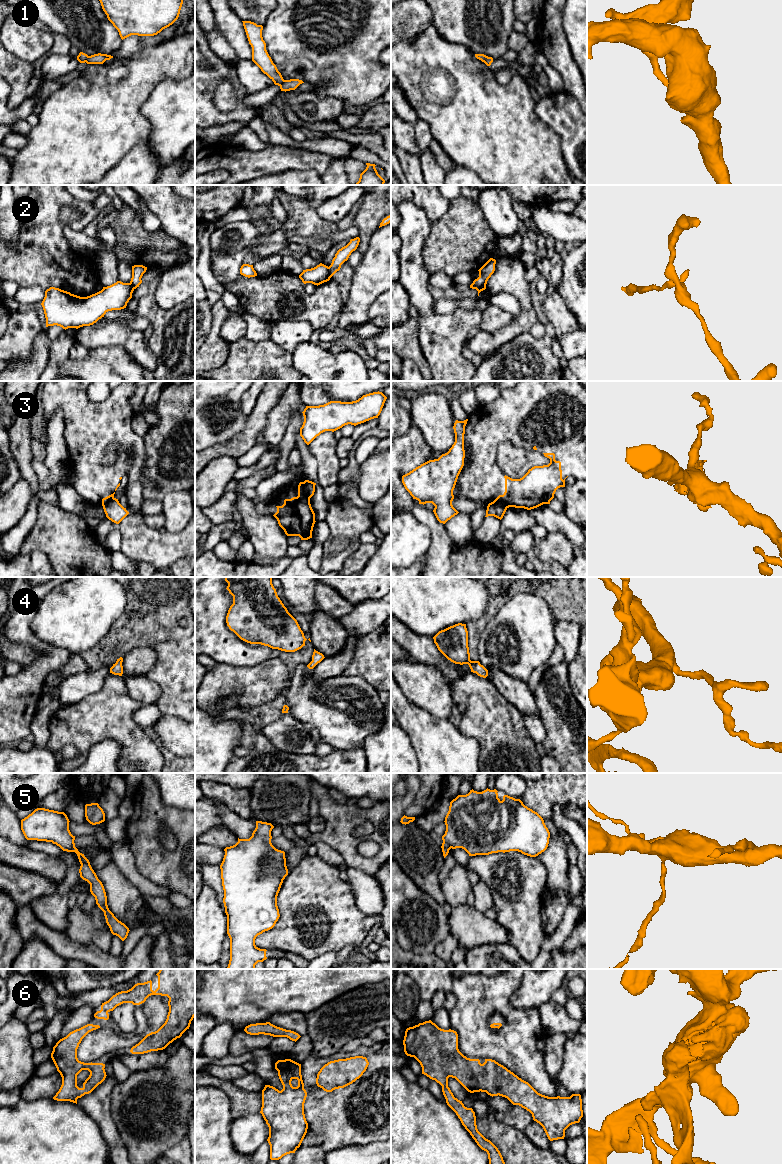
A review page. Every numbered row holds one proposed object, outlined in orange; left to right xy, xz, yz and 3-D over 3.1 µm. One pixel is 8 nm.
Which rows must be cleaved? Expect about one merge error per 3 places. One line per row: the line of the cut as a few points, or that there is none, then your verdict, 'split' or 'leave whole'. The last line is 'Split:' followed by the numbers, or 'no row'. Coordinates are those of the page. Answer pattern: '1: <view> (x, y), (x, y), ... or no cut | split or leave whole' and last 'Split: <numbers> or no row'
1: xy (89, 56), (85, 61) | split
2: xz (327, 267), (330, 277) | split
3: xz (303, 482), (305, 493), (310, 497) | split
4: no cut | leave whole
5: no cut | leave whole
6: no cut | leave whole
Split: 1, 2, 3

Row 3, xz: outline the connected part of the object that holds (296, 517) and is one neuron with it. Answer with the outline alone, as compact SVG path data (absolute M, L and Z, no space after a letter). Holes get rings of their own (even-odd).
M304 482L299 483L297 497L285 499L282 506L276 506L277 512L273 516L287 536L299 536L301 540L308 540L312 538L312 531L316 521L315 513L310 504L310 497L307 496L303 485Z

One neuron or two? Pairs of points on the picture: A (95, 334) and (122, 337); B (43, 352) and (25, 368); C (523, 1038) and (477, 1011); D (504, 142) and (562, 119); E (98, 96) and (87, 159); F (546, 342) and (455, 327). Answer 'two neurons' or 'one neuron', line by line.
A: one neuron
B: one neuron
C: one neuron
D: two neurons
E: one neuron
F: two neurons

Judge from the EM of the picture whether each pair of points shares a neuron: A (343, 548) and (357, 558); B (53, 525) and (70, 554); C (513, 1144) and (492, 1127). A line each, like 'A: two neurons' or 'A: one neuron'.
A: two neurons
B: one neuron
C: one neuron

